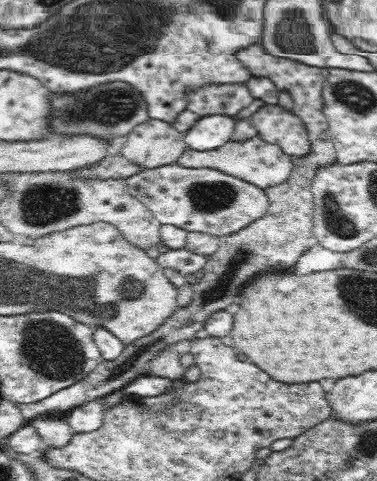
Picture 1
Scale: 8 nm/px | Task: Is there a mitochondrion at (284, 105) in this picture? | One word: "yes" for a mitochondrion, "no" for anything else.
no

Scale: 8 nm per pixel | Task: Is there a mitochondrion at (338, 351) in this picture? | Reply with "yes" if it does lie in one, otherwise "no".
no

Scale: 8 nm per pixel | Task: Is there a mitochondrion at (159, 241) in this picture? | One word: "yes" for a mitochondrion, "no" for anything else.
no

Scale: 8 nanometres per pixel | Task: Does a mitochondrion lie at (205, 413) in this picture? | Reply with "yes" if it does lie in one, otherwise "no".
no

